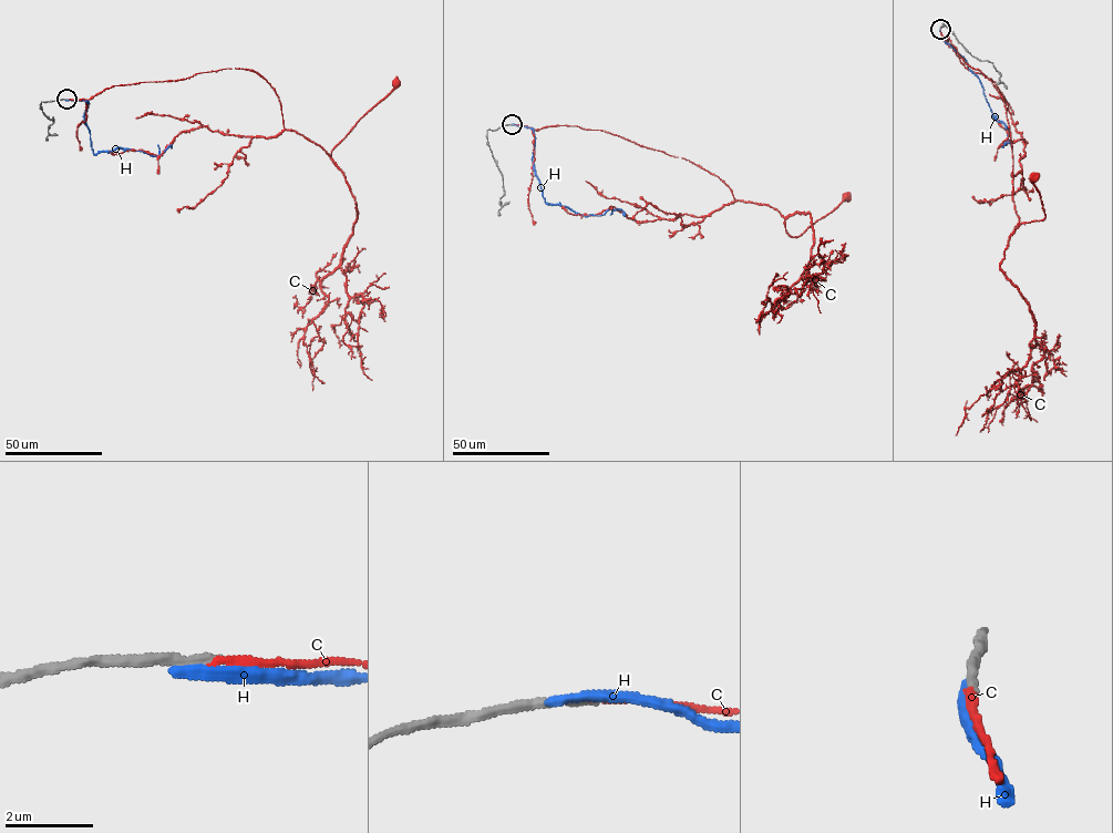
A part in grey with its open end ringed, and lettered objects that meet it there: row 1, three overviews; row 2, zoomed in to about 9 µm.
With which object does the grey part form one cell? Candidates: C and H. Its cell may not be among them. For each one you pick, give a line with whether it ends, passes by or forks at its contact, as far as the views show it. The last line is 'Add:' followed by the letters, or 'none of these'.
C: It ends there
Add: C

